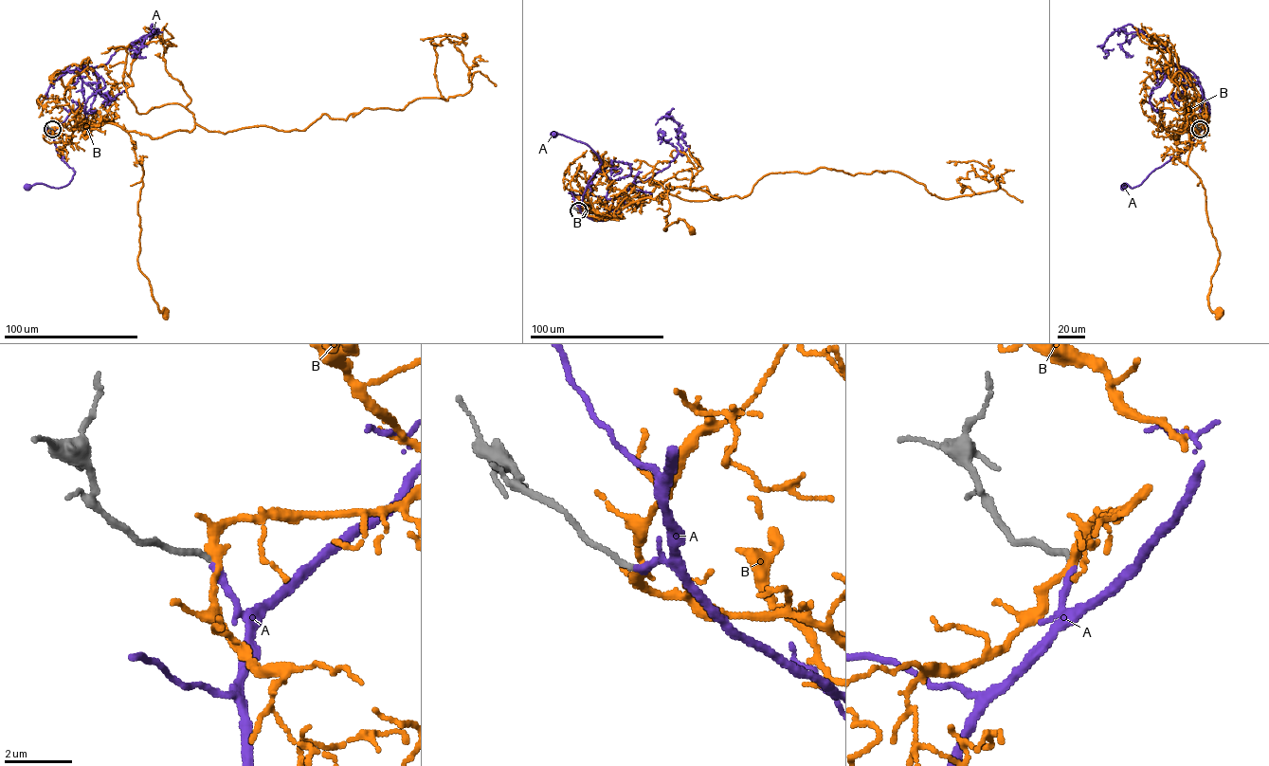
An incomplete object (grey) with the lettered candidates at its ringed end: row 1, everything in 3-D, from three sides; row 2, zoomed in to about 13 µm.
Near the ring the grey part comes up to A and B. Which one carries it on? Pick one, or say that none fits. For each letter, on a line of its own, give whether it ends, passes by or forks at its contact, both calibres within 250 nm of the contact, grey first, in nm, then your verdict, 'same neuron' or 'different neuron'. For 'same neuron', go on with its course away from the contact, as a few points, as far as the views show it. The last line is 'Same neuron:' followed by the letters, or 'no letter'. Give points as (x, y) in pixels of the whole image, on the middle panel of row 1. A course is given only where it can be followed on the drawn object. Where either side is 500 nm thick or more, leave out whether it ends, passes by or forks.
A: it ends there; 170 nm thick on the grey side, 240 nm on the other; same neuron; it runs (578, 210), (587, 186), (601, 161), (586, 144), (553, 135)
B: it forks there; 170 nm thick on the grey side, 240 nm on the other; different neuron
Same neuron: A

